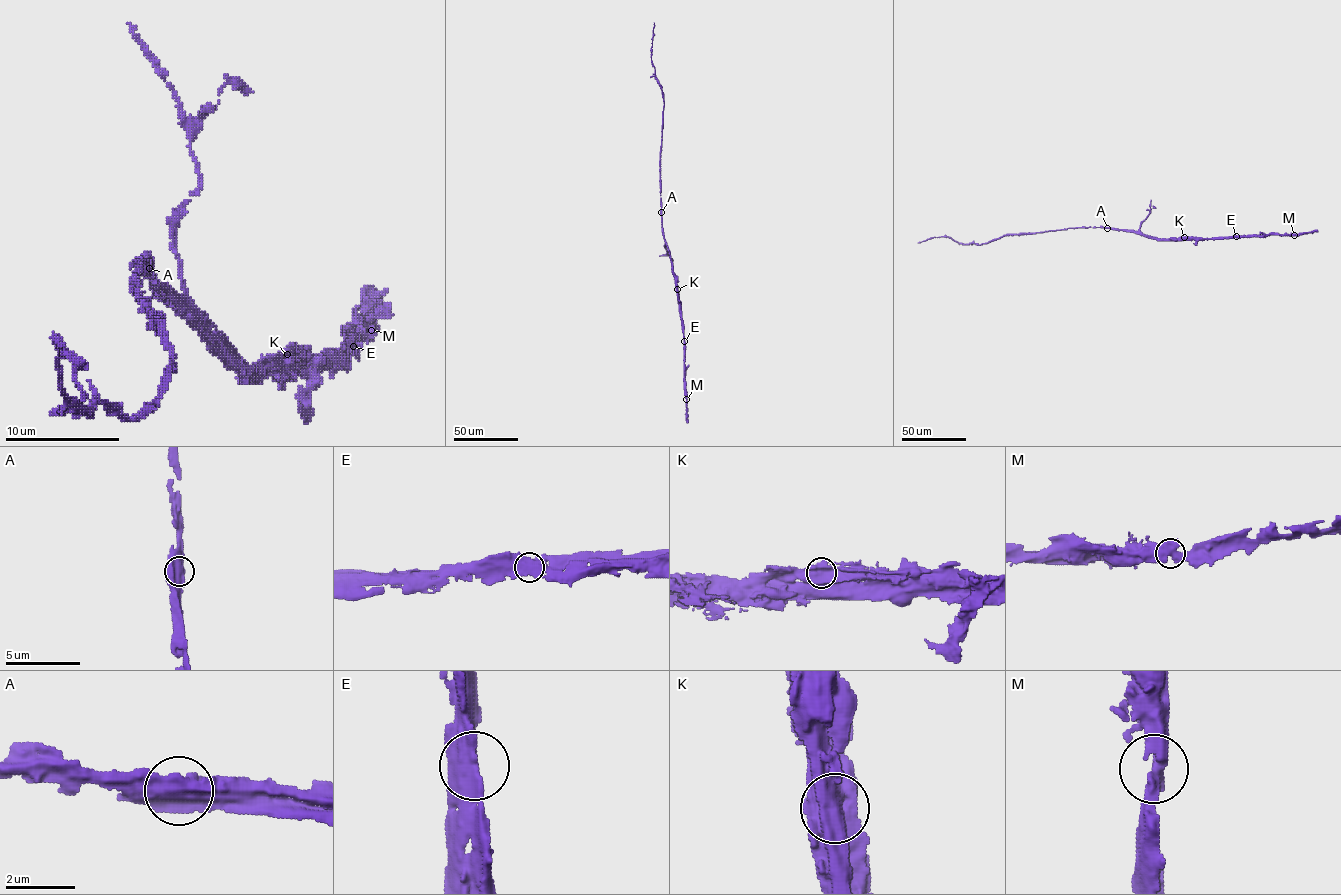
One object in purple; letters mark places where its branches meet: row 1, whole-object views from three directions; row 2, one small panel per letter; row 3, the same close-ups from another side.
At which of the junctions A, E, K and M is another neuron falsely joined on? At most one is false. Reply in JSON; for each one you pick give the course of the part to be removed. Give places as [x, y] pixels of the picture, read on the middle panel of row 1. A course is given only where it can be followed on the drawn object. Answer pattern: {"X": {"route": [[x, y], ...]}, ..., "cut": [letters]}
{"cut": []}

